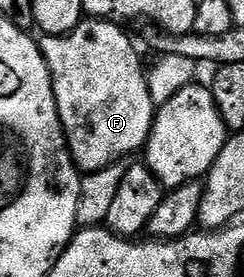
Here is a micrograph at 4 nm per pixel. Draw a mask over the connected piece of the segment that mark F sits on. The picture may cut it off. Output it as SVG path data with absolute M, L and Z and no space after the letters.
M85 20L68 34L39 39L40 50L44 53L52 77L56 107L64 129L64 139L68 142L68 151L77 167L84 172L106 168L111 162L121 161L128 156L124 154L132 154L136 149L137 153L147 143L158 109L150 96L146 66L140 63L135 44L120 30L123 29L115 22Z

